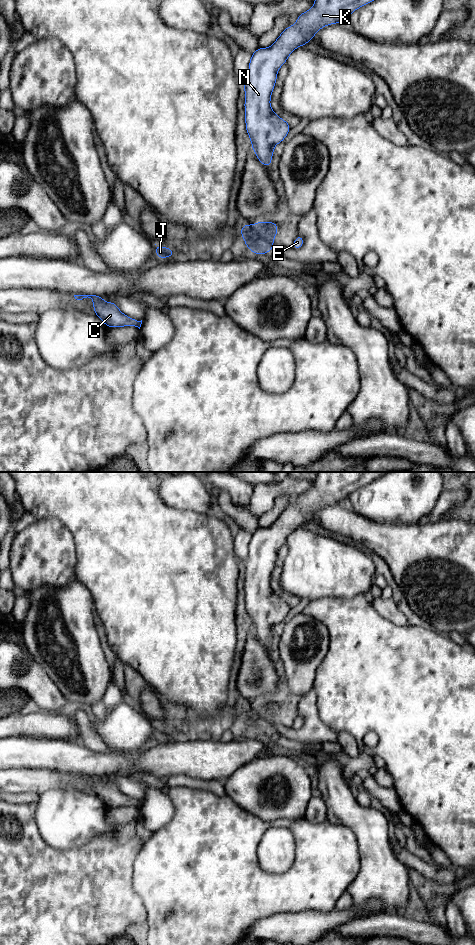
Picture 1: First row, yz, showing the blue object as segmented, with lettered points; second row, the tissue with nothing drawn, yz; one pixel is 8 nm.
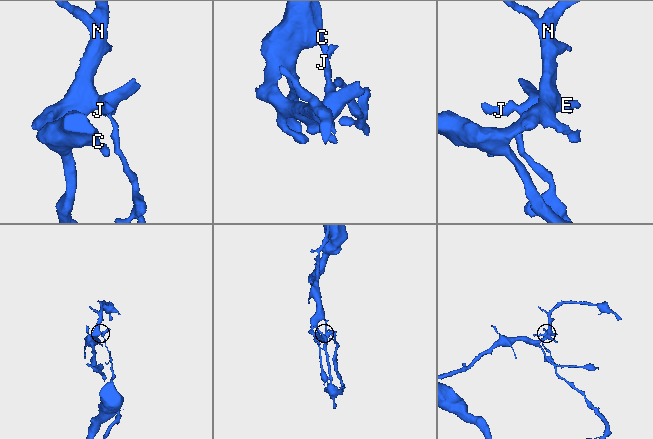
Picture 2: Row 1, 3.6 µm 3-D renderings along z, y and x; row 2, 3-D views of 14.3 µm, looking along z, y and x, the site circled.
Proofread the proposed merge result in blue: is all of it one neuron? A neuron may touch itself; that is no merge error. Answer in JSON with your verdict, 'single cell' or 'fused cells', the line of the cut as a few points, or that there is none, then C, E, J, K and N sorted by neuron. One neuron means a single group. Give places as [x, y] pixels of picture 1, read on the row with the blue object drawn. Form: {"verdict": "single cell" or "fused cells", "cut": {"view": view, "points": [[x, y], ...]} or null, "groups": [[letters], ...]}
{"verdict": "fused cells", "cut": {"view": "yz", "points": [[255, 224], [265, 238], [272, 243]]}, "groups": [["C", "E", "K", "N"], ["J"]]}

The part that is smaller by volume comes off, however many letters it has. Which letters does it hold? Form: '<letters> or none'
J

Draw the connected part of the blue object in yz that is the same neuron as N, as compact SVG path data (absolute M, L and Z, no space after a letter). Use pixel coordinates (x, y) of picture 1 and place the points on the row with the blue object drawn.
M315 0L314 6L300 14L294 25L286 27L271 47L259 47L252 54L247 79L241 83L245 89L246 131L250 137L252 149L263 165L270 166L274 146L285 139L292 127L277 116L270 106L271 94L275 87L279 68L286 63L288 56L298 46L304 46L311 41L318 30L327 25L346 22L352 12L372 1L374 0Z

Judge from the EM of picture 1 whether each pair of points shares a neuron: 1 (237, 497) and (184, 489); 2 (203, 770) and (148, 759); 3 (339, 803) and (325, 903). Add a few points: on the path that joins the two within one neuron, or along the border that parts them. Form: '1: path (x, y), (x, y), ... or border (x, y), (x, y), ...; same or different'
1: path (224, 488), (197, 489); same
2: path (189, 759), (162, 759); same
3: border (327, 819), (334, 824), (347, 826), (356, 838); different

